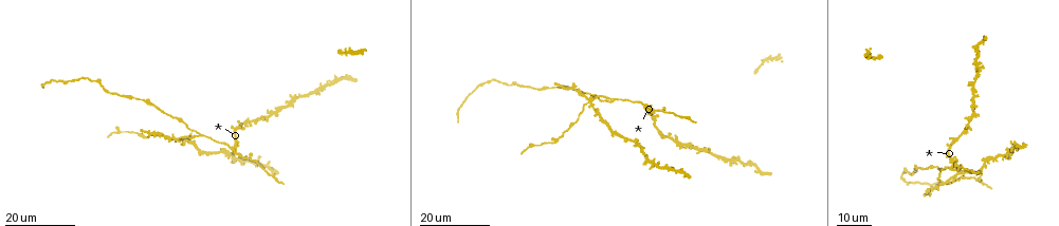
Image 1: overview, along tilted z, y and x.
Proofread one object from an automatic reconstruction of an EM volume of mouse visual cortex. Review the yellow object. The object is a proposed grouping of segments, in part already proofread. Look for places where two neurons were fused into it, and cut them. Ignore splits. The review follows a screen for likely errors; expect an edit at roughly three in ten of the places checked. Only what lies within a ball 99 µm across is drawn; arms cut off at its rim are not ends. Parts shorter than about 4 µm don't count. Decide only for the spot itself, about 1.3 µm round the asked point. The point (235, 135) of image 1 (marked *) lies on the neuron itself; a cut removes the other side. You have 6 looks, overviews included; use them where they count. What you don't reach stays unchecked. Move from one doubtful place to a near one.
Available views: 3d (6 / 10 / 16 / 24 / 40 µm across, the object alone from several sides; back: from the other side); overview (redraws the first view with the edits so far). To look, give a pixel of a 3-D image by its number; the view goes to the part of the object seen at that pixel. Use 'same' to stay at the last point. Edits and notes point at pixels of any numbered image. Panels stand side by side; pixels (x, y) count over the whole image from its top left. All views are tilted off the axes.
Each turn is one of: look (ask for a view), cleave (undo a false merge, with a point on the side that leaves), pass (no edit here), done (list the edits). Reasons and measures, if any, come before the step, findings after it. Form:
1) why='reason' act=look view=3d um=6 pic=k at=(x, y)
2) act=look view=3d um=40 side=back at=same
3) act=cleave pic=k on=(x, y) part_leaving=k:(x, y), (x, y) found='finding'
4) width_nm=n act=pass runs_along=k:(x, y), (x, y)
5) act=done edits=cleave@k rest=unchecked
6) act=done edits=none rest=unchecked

why='side arm on a straight run' act=look view=3d um=24 pic=1 at=(232, 146)

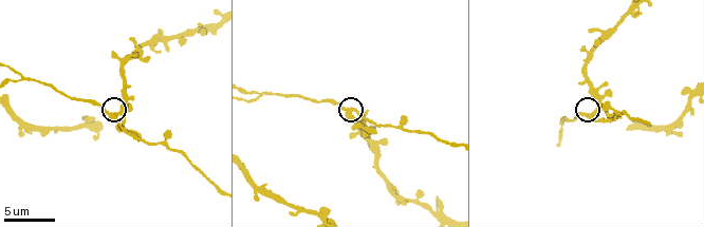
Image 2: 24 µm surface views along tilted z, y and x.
act=look view=3d um=10 pic=2 at=(347, 110)

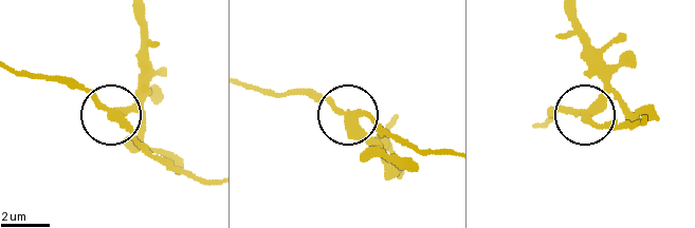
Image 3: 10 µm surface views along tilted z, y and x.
act=look view=3d um=6 pic=3 at=(347, 117)

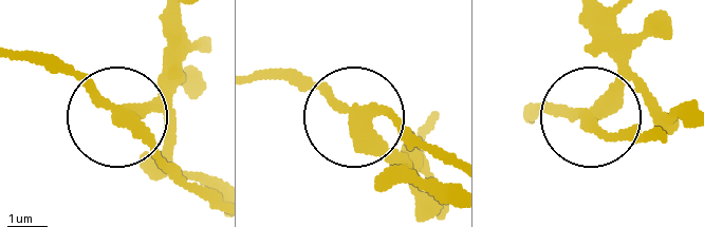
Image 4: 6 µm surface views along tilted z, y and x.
width_nm=300 act=pass runs_along=4:(586, 19), (619, 69), (593, 118), (652, 129) found='one neuron here'

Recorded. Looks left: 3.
why='thick turns thin' act=look view=3d um=16 pic=1 at=(554, 144)

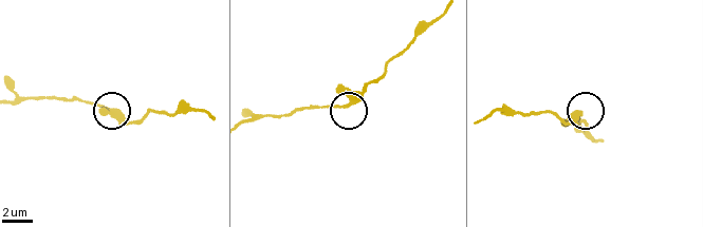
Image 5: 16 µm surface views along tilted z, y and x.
act=look view=3d um=10 pic=5 at=(580, 113)

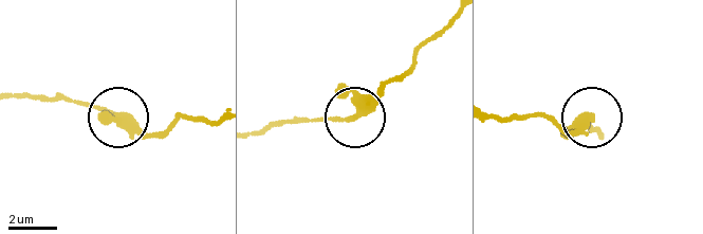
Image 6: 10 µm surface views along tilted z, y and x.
act=look view=3d um=6 pic=6 at=(594, 116)

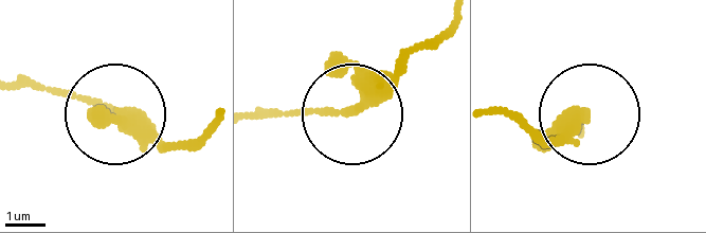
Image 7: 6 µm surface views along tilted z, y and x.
act=pass found='one neuron here'

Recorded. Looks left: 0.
act=done edits=none rest=unchecked

